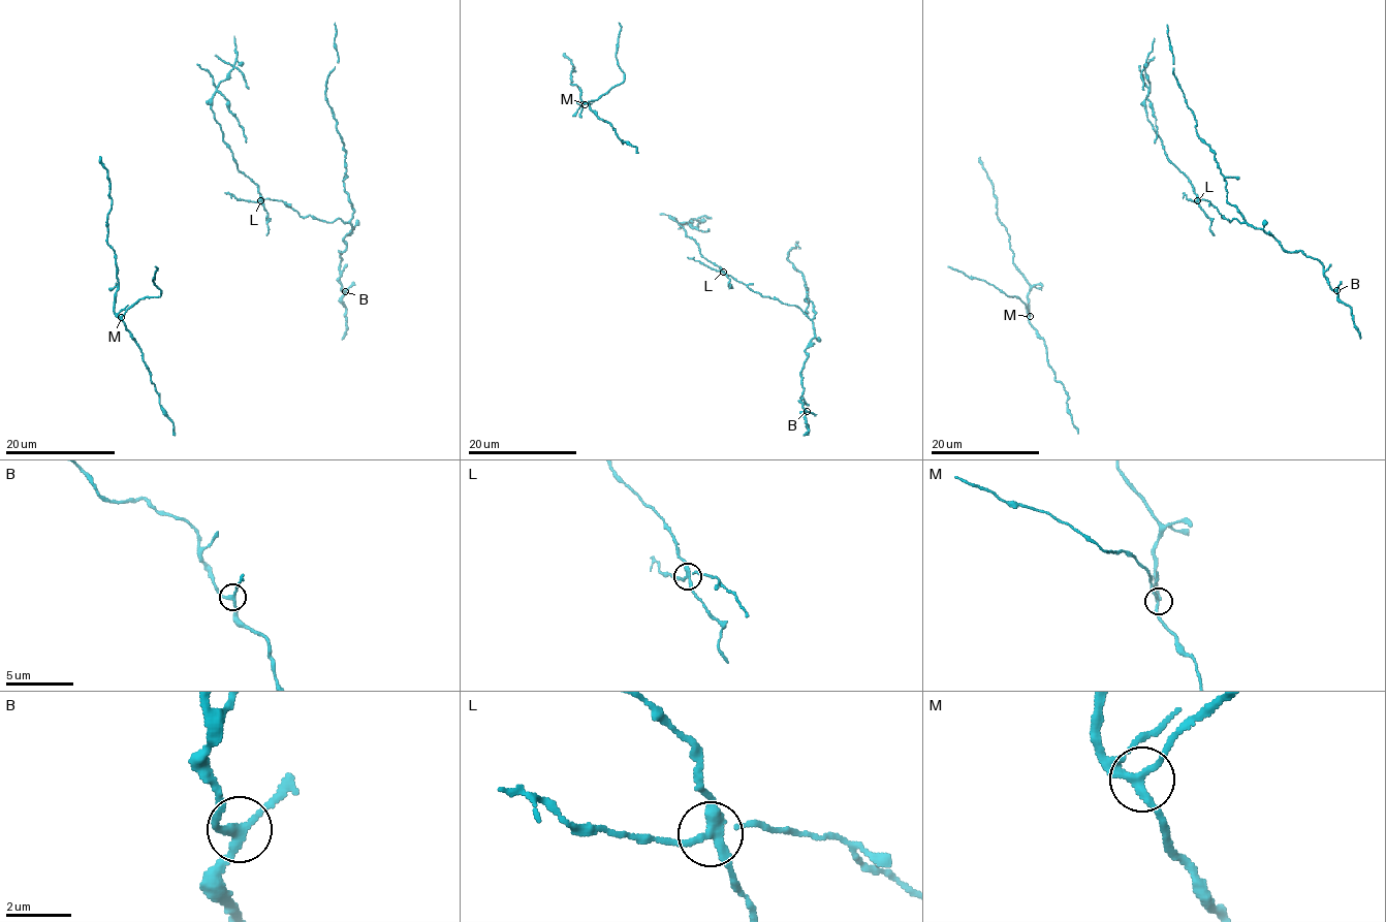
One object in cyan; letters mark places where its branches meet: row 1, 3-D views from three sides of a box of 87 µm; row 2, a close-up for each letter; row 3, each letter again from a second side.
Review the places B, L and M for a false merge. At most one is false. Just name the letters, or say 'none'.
L

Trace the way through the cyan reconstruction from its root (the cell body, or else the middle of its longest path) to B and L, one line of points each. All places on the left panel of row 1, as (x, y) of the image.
B: (207, 103), (238, 168), (263, 198), (353, 227), (339, 251), (345, 291)
L: (207, 103), (238, 168), (256, 186), (260, 199)

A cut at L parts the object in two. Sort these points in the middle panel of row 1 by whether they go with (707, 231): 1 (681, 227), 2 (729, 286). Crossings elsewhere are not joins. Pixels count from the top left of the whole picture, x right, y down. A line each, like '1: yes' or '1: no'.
1: yes
2: yes

